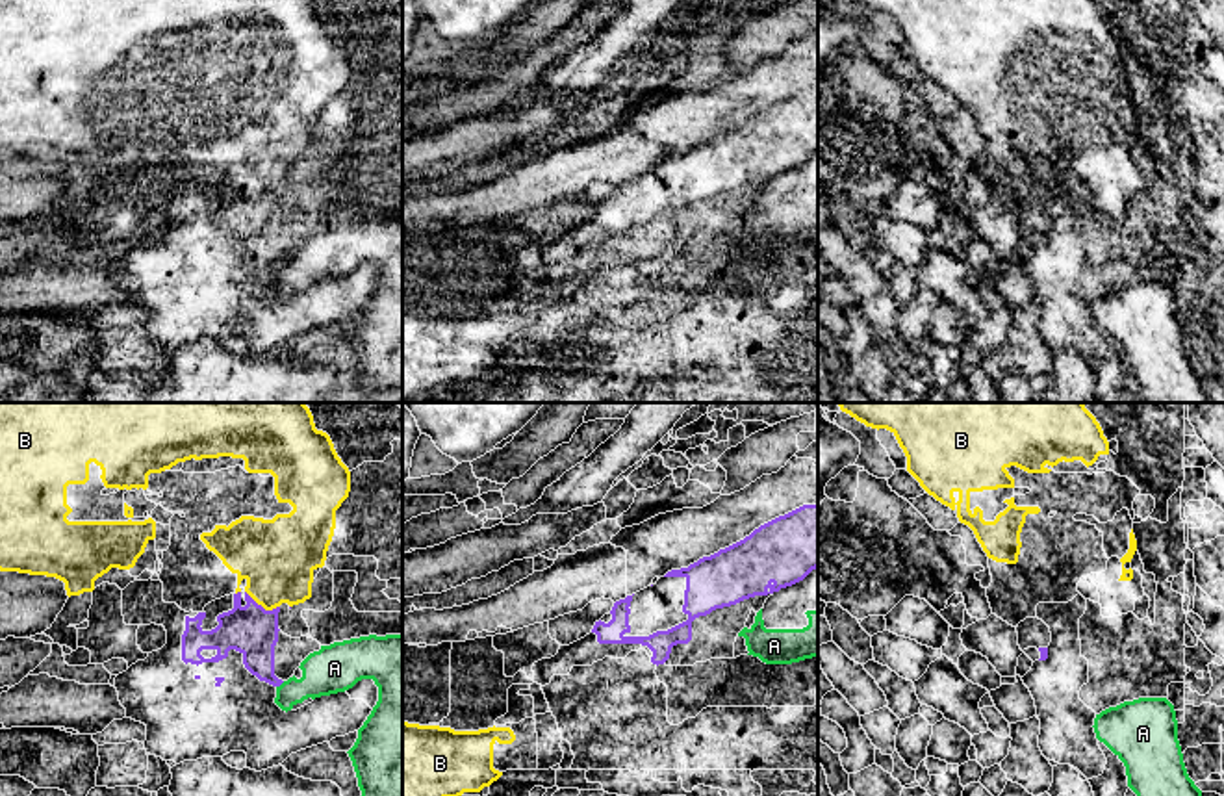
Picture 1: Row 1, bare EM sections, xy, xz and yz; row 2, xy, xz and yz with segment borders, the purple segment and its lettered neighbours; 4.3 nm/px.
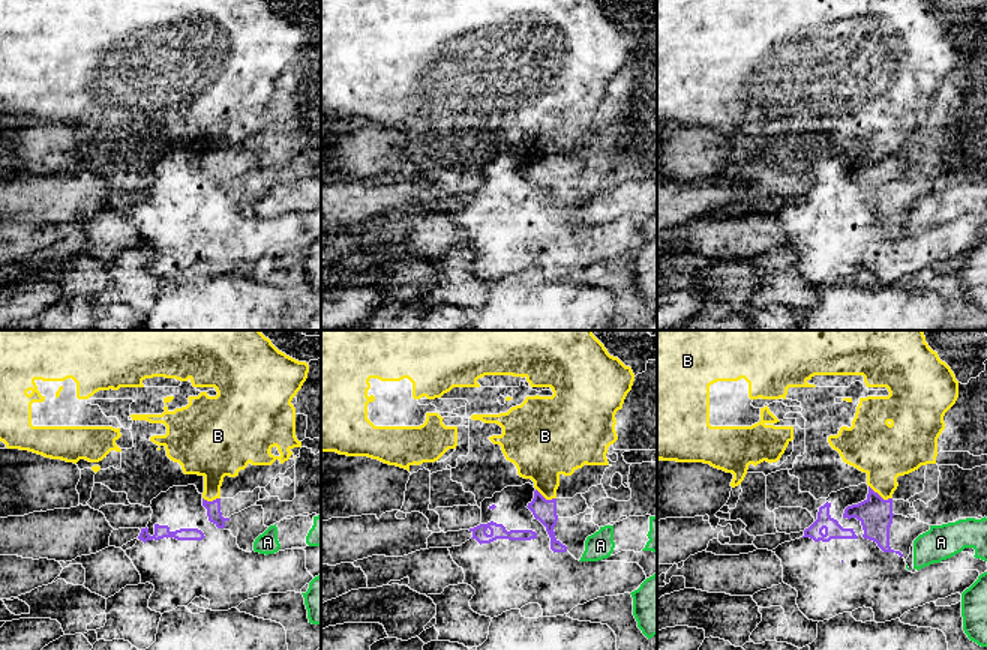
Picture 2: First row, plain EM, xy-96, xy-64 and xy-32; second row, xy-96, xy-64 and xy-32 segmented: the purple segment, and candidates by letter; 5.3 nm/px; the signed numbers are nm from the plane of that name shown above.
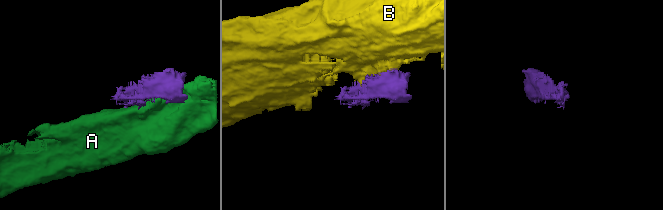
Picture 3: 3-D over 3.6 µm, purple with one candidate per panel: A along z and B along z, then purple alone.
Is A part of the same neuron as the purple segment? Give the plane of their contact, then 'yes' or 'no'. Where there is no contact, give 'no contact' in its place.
meets purple in xy; no

